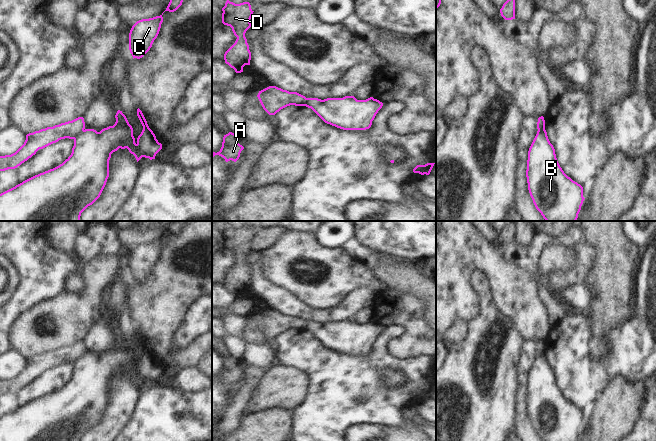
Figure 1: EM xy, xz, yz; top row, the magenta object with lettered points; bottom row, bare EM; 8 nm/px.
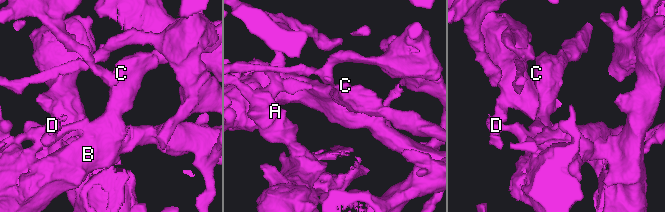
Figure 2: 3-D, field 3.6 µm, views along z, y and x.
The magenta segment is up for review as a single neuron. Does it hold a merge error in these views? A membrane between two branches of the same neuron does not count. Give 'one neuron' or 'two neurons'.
two neurons

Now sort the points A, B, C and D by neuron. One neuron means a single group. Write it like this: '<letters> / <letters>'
A D / B C

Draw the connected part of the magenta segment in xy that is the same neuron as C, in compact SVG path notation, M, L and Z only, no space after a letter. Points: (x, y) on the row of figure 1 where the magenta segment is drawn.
M163 13L149 19L137 21L129 33L129 50L134 58L142 58L152 47L157 38L161 24L163 22Z

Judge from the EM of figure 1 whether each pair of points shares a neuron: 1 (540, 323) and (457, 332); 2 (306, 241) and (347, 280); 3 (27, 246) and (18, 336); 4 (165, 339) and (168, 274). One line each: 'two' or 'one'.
1: two
2: one
3: two
4: one

